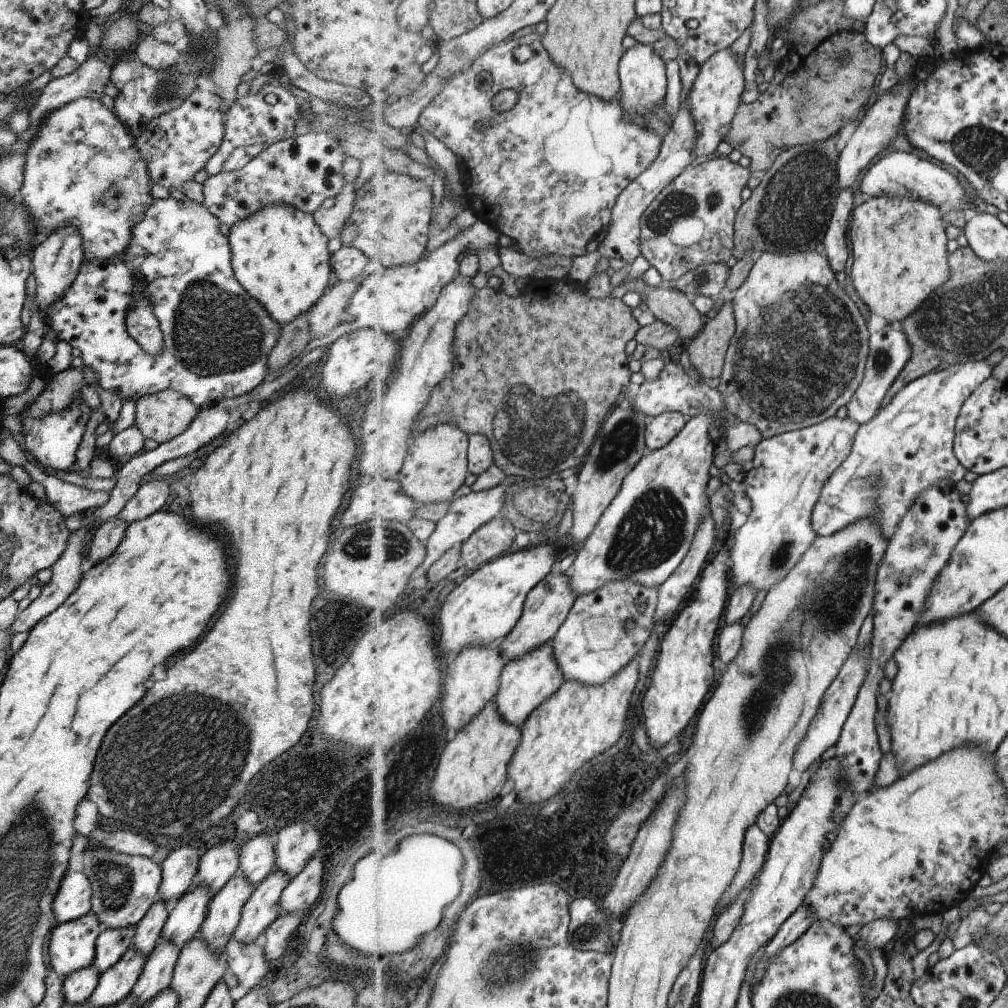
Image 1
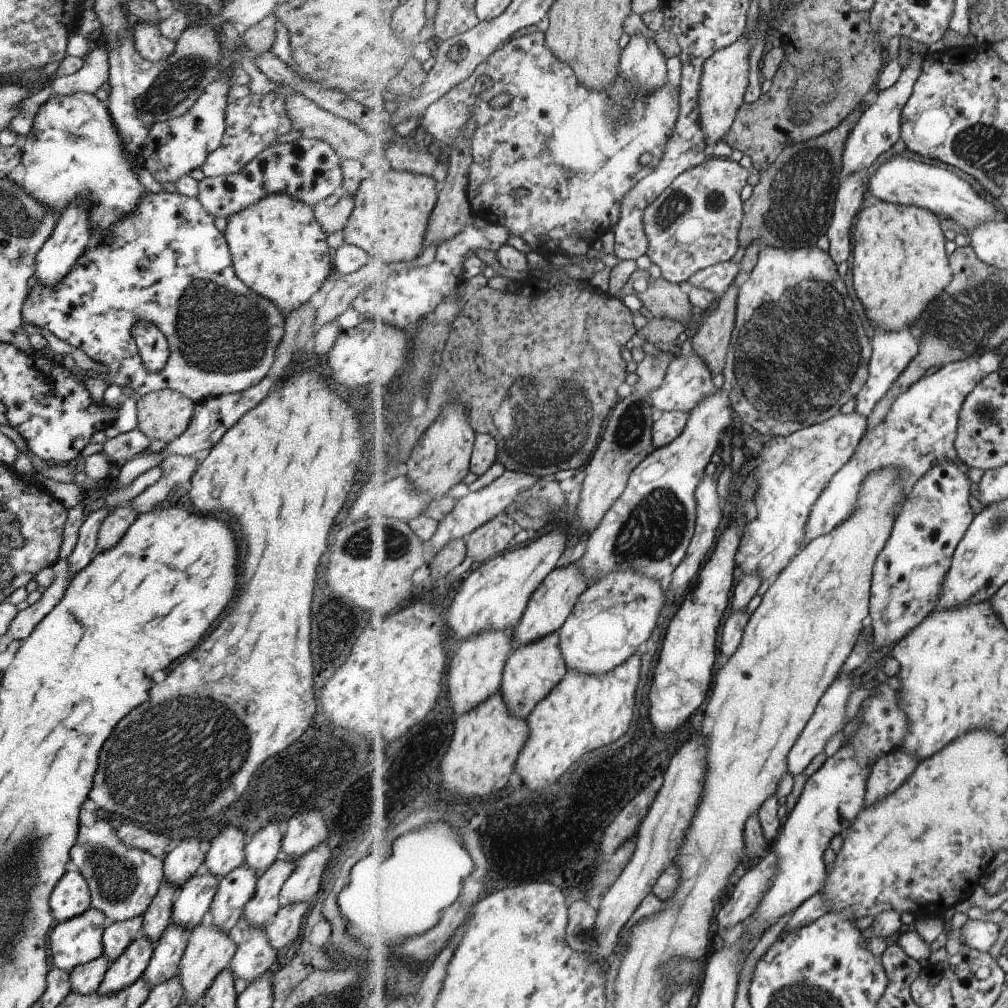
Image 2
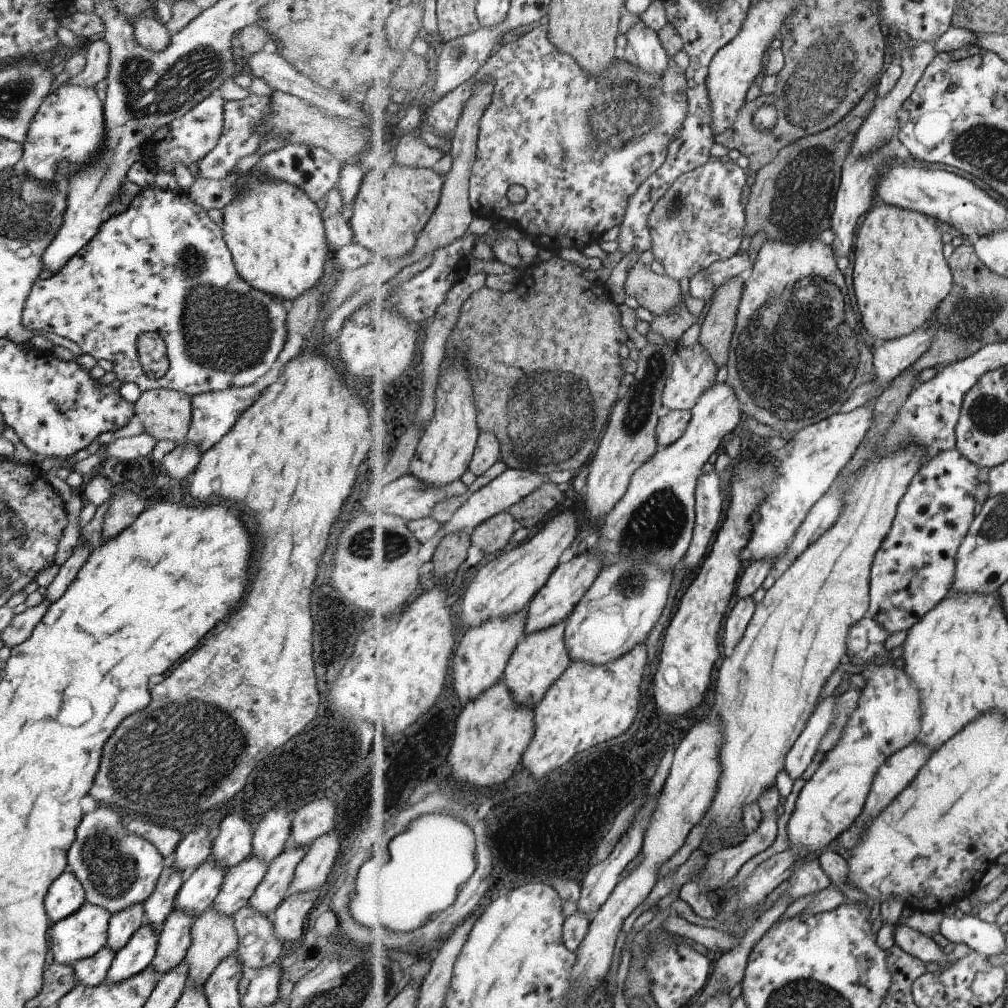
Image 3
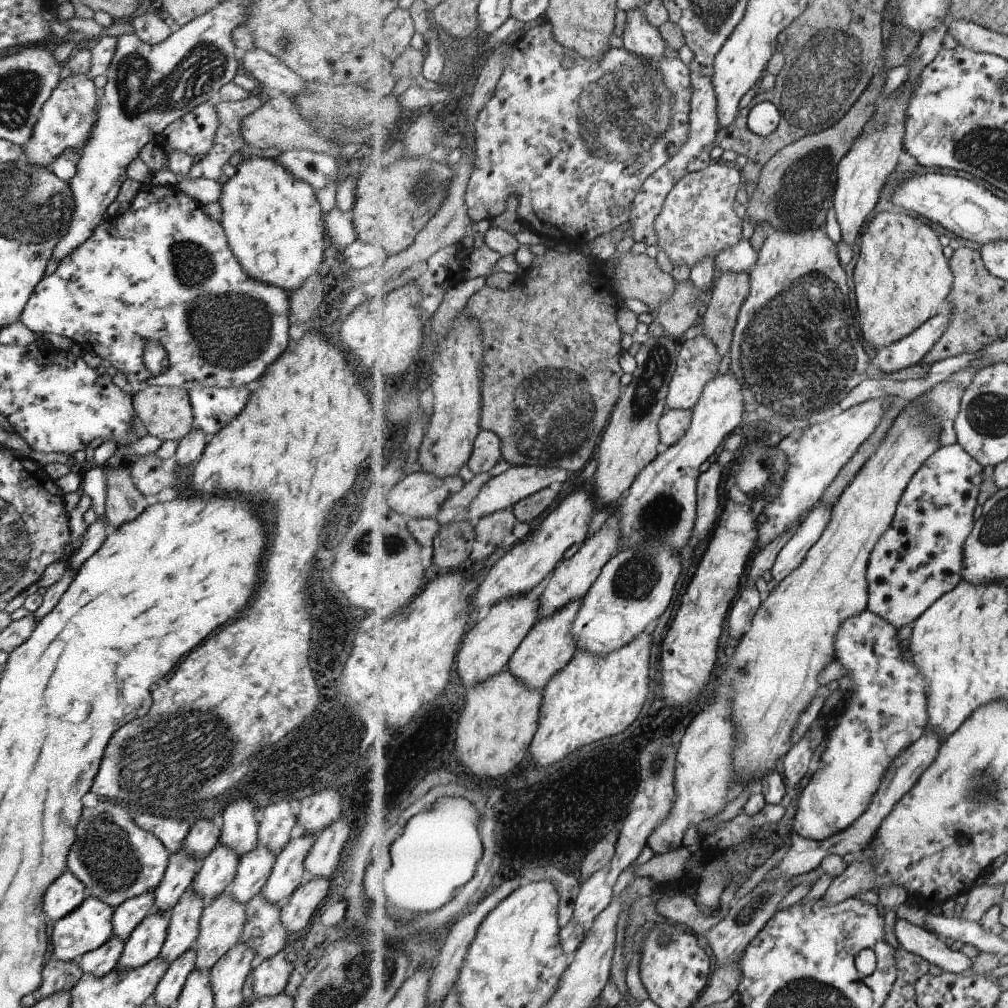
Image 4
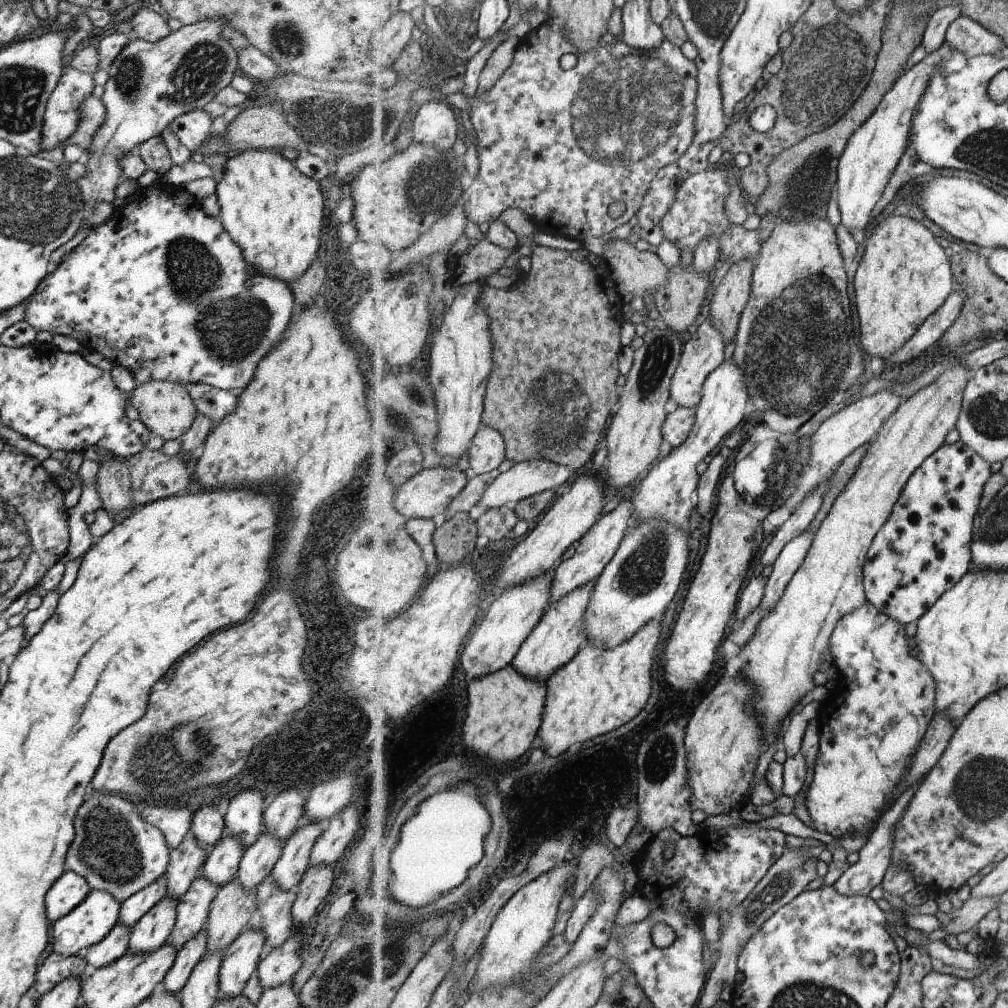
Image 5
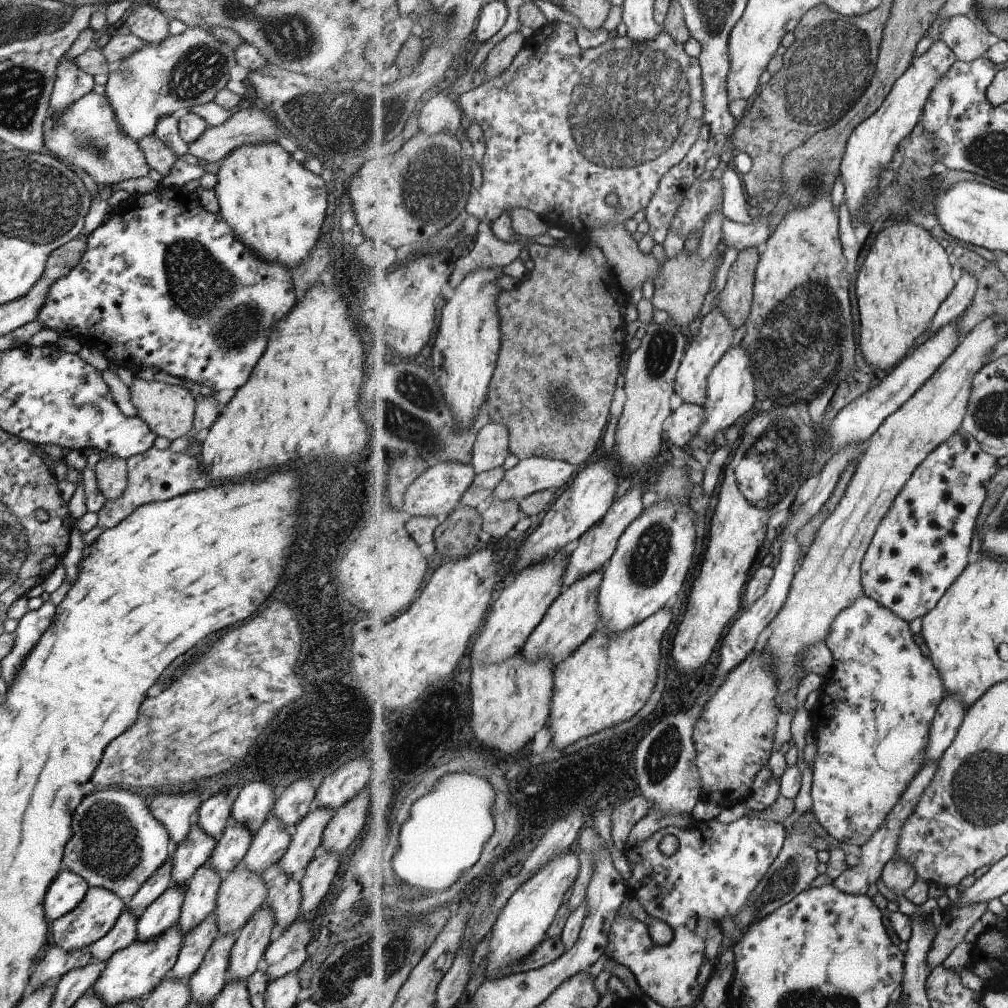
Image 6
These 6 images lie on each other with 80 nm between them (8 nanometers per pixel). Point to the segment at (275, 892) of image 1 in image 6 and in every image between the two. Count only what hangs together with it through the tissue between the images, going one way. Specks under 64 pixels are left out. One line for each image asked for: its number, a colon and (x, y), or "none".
2: (258, 910)
3: (267, 895)
4: (287, 873)
5: (287, 872)
6: (305, 837)

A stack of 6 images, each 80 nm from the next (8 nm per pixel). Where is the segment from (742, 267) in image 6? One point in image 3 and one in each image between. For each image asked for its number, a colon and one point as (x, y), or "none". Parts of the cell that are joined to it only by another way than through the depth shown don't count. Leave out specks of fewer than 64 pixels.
3: (718, 326)
4: (730, 291)
5: (730, 298)

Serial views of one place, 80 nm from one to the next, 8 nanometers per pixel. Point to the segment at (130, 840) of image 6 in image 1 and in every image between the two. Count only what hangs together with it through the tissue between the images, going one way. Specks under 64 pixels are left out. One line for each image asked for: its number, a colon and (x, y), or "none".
1: (123, 887)
2: (122, 880)
3: (116, 869)
4: (115, 859)
5: (113, 850)

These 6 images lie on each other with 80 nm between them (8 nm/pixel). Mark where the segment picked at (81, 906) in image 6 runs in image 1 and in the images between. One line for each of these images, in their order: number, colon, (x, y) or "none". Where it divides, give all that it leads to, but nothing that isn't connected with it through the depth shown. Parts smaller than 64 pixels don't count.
1: (71, 947)
2: (78, 940)
3: (77, 936)
4: (89, 925)
5: (88, 923)

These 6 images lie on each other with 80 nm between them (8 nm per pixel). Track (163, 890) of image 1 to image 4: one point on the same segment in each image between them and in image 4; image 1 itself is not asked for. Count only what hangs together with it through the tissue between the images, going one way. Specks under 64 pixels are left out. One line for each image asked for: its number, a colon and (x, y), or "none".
2: (186, 858)
3: (195, 847)
4: (202, 836)

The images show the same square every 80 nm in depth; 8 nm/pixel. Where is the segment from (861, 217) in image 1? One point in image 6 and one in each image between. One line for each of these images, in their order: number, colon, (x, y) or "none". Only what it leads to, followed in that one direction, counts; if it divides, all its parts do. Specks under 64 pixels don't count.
2: (900, 254)
3: (901, 277)
4: (903, 279)
5: (905, 277)
6: (906, 277)

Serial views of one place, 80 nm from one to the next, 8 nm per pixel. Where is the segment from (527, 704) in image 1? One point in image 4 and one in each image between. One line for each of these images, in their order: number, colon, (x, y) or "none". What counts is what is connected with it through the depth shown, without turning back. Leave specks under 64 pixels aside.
2: (536, 668)
3: (542, 657)
4: (548, 649)

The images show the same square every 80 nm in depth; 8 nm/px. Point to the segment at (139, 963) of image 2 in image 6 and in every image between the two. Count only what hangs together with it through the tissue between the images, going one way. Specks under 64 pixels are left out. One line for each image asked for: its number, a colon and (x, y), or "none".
3: (139, 950)
4: (144, 942)
5: (151, 930)
6: (164, 911)

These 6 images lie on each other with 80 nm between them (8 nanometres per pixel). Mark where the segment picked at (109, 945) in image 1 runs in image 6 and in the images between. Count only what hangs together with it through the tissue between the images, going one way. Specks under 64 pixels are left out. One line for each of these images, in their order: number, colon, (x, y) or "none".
2: (116, 936)
3: (121, 925)
4: (130, 912)
5: (134, 907)
6: (154, 886)

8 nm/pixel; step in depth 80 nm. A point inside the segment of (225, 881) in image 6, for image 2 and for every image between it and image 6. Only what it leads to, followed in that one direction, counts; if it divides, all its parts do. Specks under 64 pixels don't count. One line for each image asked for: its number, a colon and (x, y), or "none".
2: (208, 950)
3: (213, 936)
4: (220, 924)
5: (231, 908)

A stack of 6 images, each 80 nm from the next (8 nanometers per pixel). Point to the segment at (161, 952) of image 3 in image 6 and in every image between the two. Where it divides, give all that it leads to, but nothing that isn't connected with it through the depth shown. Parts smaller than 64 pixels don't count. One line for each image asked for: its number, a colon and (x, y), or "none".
4: (184, 915)
5: (191, 909)
6: (200, 892)

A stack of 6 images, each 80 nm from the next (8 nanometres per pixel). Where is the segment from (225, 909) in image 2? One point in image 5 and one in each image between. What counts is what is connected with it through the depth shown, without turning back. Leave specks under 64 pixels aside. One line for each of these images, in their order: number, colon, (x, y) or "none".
3: (238, 884)
4: (253, 868)
5: (257, 860)

